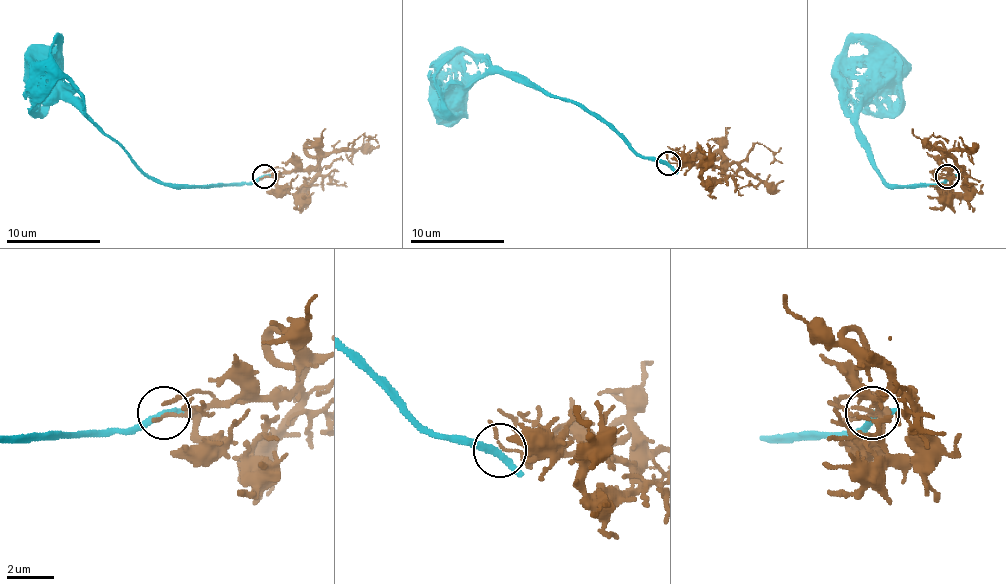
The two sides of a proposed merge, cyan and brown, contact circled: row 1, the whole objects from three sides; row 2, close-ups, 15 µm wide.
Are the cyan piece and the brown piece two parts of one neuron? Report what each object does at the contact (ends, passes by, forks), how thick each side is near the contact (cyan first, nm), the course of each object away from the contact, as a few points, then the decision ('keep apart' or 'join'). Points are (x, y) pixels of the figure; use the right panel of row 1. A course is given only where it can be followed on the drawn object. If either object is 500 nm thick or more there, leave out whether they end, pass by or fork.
cyan passes by | brown passes by | 260/100 nm | cyan via (948, 175), (943, 182), (900, 185), (889, 185), (882, 178), (858, 125), (858, 107), (889, 73) | brown via (948, 175), (953, 166), (945, 151), (936, 149), (929, 140), (934, 135), (948, 142) | keep apart

